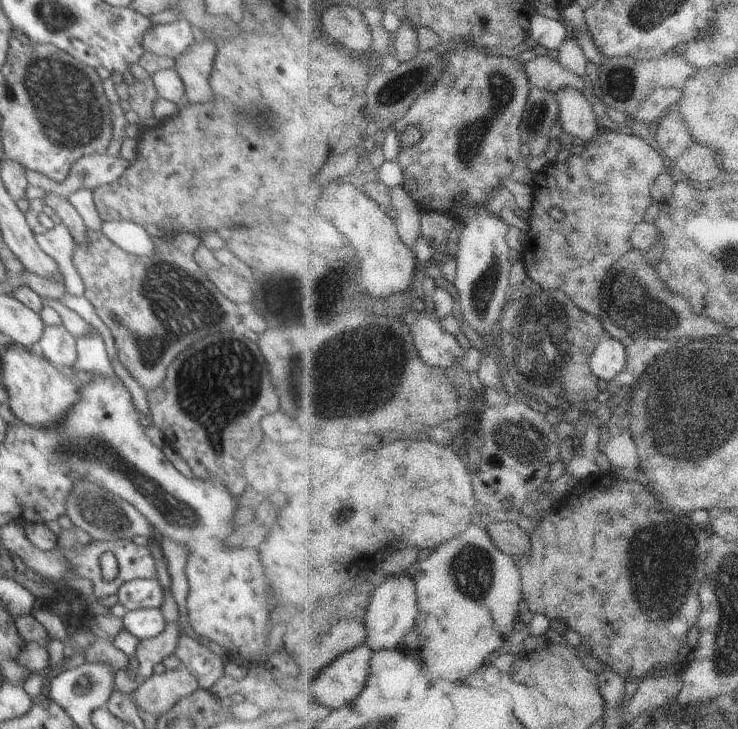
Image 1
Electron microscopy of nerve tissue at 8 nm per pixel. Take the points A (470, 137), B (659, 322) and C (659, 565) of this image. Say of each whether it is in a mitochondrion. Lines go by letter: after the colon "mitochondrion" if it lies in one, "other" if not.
A: mitochondrion
B: other
C: mitochondrion

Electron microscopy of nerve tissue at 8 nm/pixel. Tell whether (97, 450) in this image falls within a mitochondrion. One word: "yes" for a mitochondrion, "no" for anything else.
yes

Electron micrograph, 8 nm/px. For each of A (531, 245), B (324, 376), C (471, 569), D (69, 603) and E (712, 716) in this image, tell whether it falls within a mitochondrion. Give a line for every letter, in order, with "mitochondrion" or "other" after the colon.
A: other
B: mitochondrion
C: mitochondrion
D: other
E: mitochondrion

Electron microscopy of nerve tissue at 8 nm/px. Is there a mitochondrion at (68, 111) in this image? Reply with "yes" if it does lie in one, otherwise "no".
yes

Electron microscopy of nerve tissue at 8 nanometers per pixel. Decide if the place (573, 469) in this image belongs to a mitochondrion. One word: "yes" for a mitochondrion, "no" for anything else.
no

